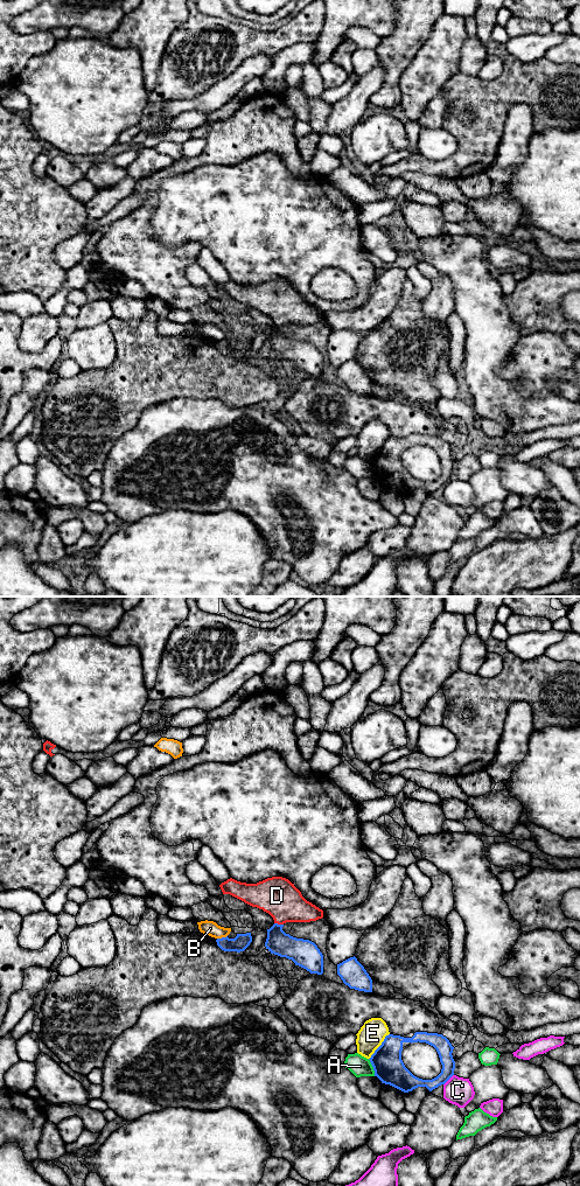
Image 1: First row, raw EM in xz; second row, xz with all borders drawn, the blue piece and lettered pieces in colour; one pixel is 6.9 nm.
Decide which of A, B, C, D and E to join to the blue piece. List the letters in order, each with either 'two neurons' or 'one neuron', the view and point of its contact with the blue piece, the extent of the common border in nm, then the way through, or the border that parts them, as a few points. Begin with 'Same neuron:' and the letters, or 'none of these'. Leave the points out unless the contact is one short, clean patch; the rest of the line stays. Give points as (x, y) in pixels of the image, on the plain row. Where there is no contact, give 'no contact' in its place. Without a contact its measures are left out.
Same neuron: none of these
A: two neurons; contact xz (372, 468); length 130 nm
B: two neurons; contact xz (222, 340); length 80 nm; border xz (226, 337), (217, 341)
C: two neurons; contact xz (448, 481); length 100 nm; border xz (453, 476), (444, 487)
D: two neurons; contact xz (279, 327); length 70 nm; border xz (274, 325), (282, 327)
E: two neurons; contact xz (379, 448); length 240 nm

